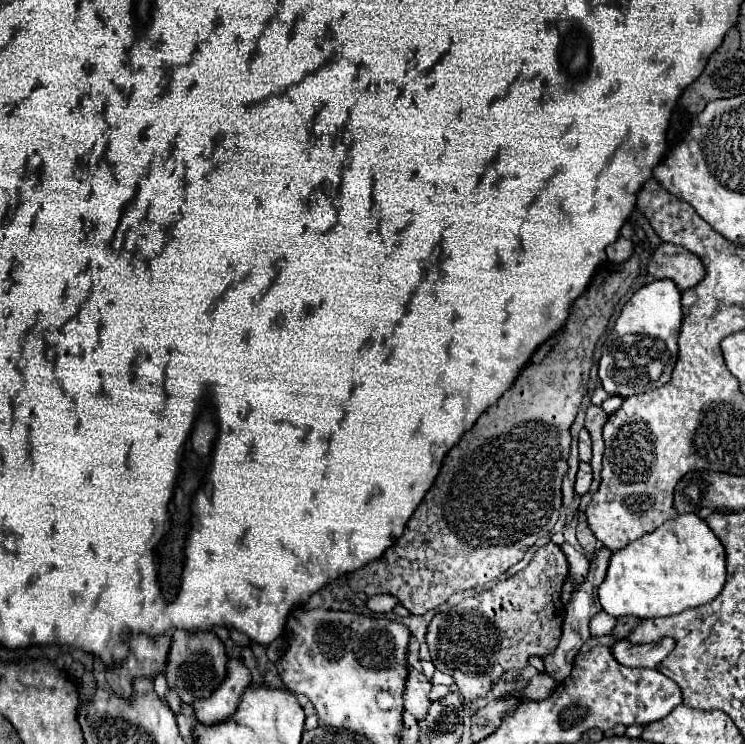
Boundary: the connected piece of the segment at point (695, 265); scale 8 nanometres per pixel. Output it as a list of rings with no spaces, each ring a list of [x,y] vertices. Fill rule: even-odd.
[[[664,243],[652,253],[648,273],[654,279],[672,279],[680,291],[686,291],[704,279],[706,269],[694,253],[680,245]]]

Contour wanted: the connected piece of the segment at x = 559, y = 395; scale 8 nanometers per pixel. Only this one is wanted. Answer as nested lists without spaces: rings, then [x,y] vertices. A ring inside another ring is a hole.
[[[634,255],[630,257],[628,261],[624,263],[612,263],[612,261],[606,261],[604,265],[598,267],[592,283],[588,285],[588,291],[584,295],[580,295],[574,305],[572,305],[572,311],[570,311],[570,317],[566,321],[566,325],[560,329],[560,333],[556,333],[554,337],[550,337],[546,343],[540,345],[540,349],[532,355],[532,359],[528,361],[528,365],[522,369],[522,373],[518,375],[516,383],[502,395],[502,399],[498,401],[498,405],[494,407],[488,407],[488,411],[476,421],[476,425],[462,437],[462,441],[450,449],[450,453],[446,455],[444,463],[442,463],[442,469],[438,473],[438,479],[434,481],[434,485],[430,487],[430,491],[426,493],[424,501],[420,503],[420,507],[416,509],[416,513],[412,515],[404,535],[382,555],[382,559],[354,571],[348,575],[348,585],[350,589],[354,589],[356,593],[366,593],[368,597],[372,595],[382,595],[382,593],[390,593],[390,595],[396,595],[400,599],[400,603],[414,615],[424,615],[432,609],[436,609],[438,605],[446,603],[454,593],[460,593],[460,591],[466,591],[466,589],[472,589],[472,587],[478,587],[478,585],[486,585],[488,581],[494,581],[498,579],[510,565],[518,563],[524,553],[544,535],[550,535],[550,531],[554,529],[558,517],[560,517],[560,507],[562,507],[562,491],[560,491],[560,485],[562,485],[562,479],[564,479],[564,473],[568,469],[568,453],[570,453],[570,443],[572,443],[572,437],[570,437],[570,425],[574,423],[576,415],[578,415],[578,405],[582,403],[582,397],[586,393],[586,387],[584,387],[584,367],[588,367],[588,381],[590,381],[590,367],[594,365],[594,349],[596,349],[596,343],[600,341],[600,337],[606,333],[606,327],[608,327],[608,321],[610,317],[614,315],[614,307],[616,303],[622,299],[622,295],[628,293],[628,289],[632,287],[632,283],[636,281],[636,277],[640,275],[640,257]]]

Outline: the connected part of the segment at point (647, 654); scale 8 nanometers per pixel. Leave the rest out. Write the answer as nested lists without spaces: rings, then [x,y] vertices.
[[[666,637],[658,643],[648,643],[648,645],[634,645],[628,639],[620,639],[612,647],[612,653],[626,667],[656,669],[662,663],[662,659],[672,653],[672,649],[674,649],[674,639],[670,639],[670,637]]]

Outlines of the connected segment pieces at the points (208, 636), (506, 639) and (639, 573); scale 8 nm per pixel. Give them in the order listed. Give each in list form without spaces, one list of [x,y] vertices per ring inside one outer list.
[[[178,629],[178,631],[174,631],[172,637],[174,637],[174,641],[172,641],[172,649],[170,649],[170,657],[168,657],[168,665],[166,665],[166,673],[164,673],[168,687],[172,691],[176,691],[184,703],[190,703],[190,705],[198,699],[210,697],[226,679],[228,655],[226,655],[224,643],[212,631],[194,635],[194,633]]]
[[[548,541],[538,549],[530,565],[516,575],[434,615],[426,635],[432,663],[444,673],[450,671],[466,703],[486,697],[504,671],[524,669],[532,655],[556,651],[564,623],[560,591],[566,577],[568,561],[560,547]]]
[[[686,513],[612,553],[598,599],[602,609],[614,617],[622,617],[622,613],[640,619],[666,617],[710,603],[724,583],[726,551],[722,543],[704,519],[696,513]]]

